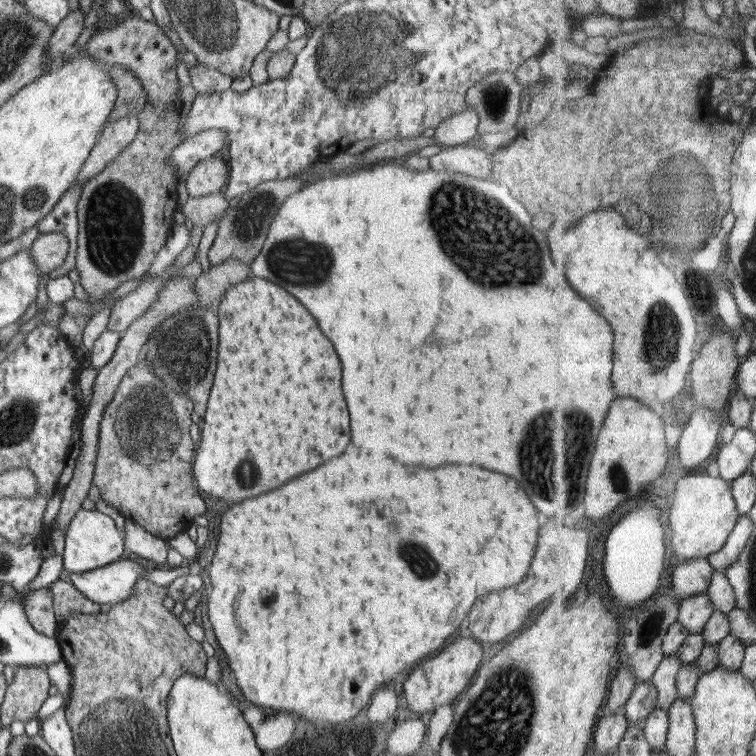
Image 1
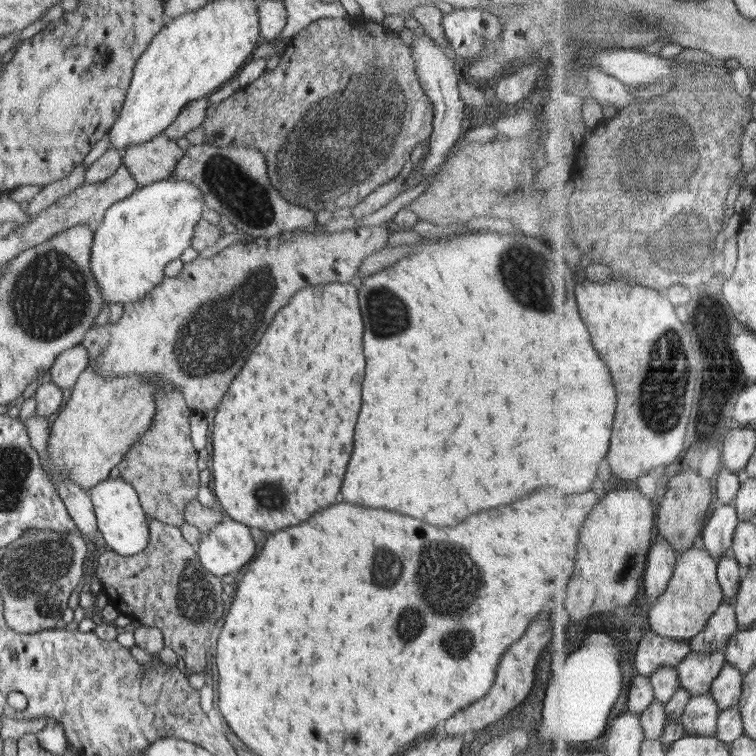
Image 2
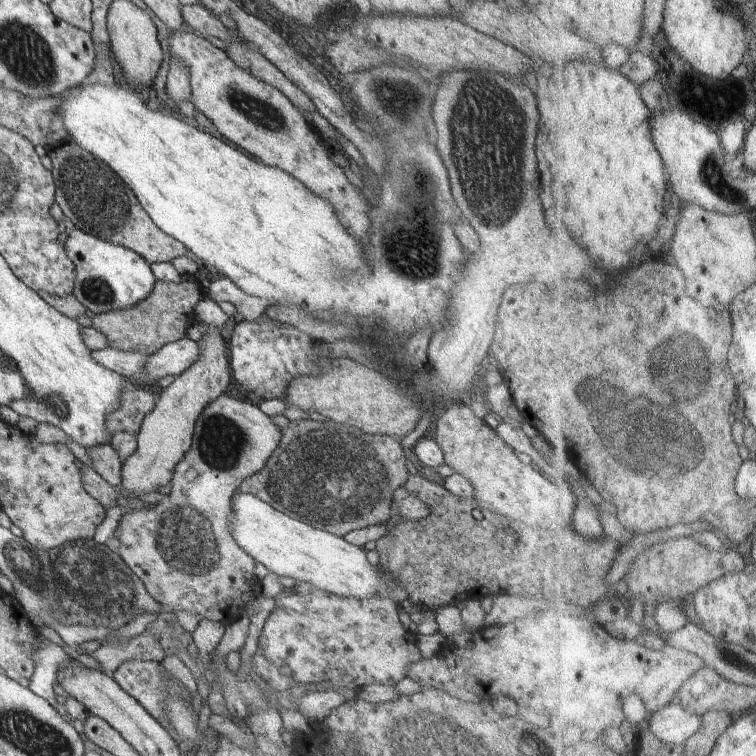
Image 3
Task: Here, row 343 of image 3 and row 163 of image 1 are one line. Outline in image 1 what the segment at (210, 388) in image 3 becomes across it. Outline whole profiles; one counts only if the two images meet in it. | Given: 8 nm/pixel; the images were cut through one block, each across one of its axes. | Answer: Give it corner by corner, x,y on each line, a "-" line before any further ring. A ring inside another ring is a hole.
219,156
204,158
191,170
183,189
189,196
206,196
223,190
226,178
229,178
228,168

